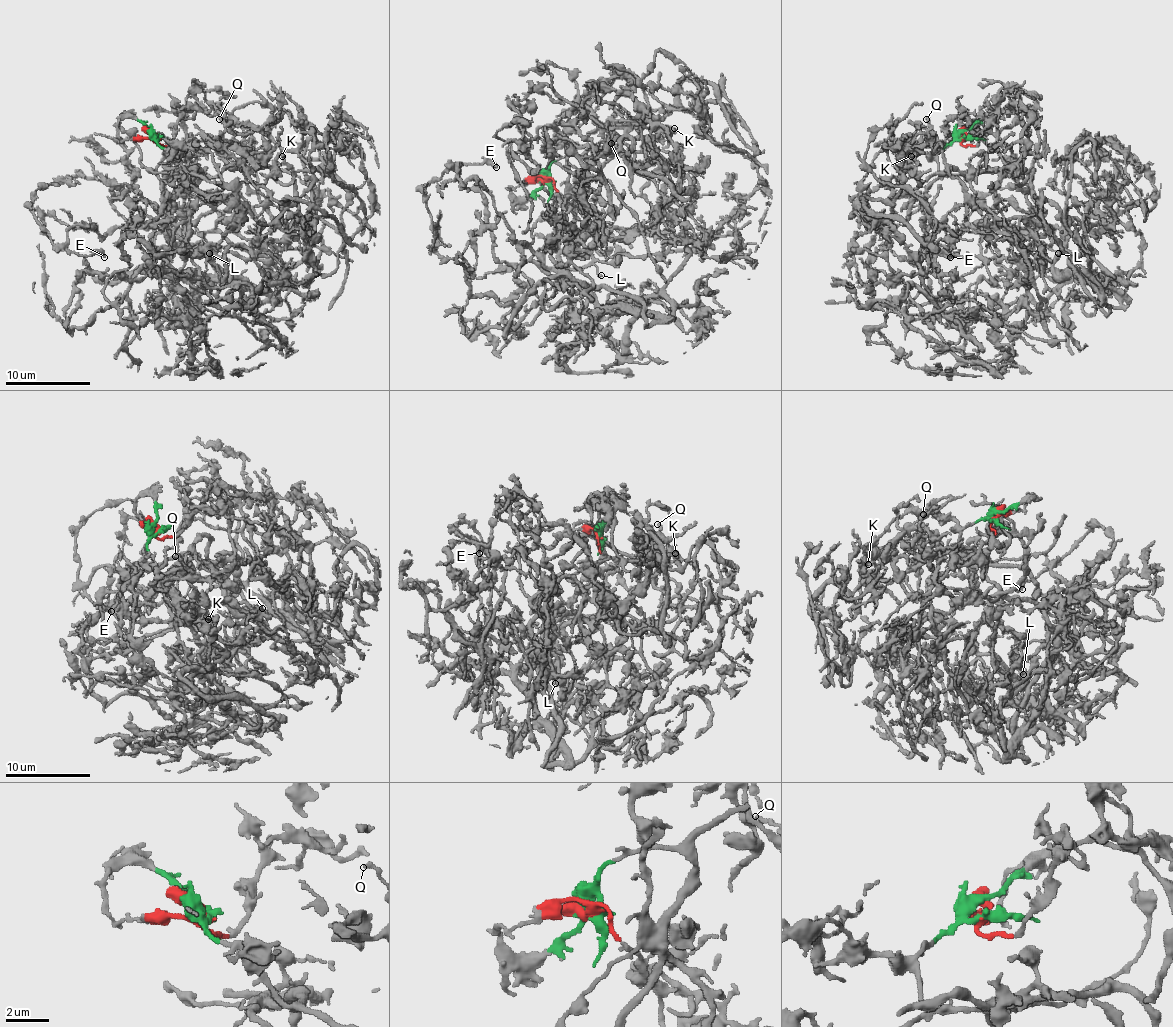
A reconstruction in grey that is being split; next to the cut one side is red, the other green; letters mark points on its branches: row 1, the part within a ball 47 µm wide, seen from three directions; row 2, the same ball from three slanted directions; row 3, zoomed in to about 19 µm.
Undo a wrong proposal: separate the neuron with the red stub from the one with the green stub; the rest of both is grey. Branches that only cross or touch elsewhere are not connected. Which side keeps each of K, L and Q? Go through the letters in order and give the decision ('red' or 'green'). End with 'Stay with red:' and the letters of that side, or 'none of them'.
K: green
L: green
Q: green
Stay with red: none of them

